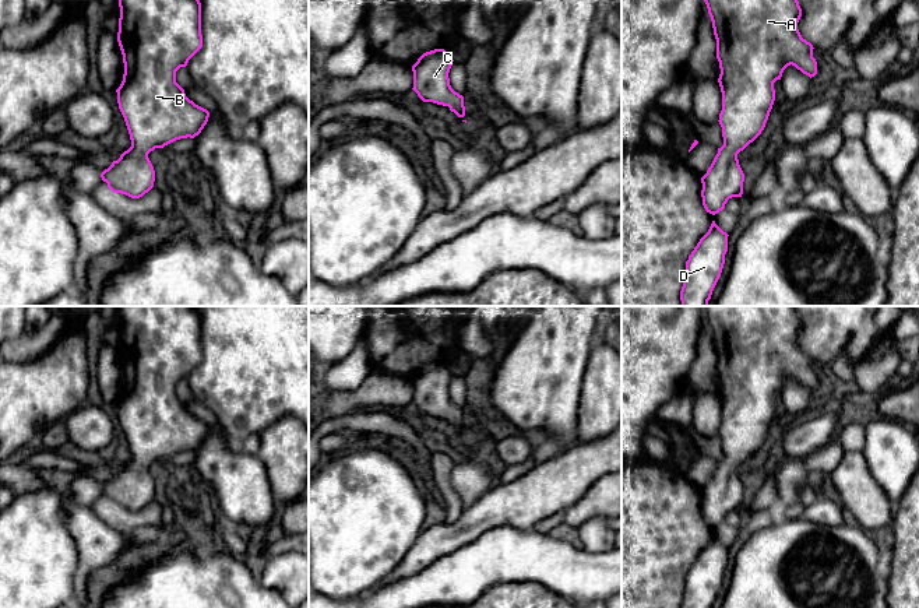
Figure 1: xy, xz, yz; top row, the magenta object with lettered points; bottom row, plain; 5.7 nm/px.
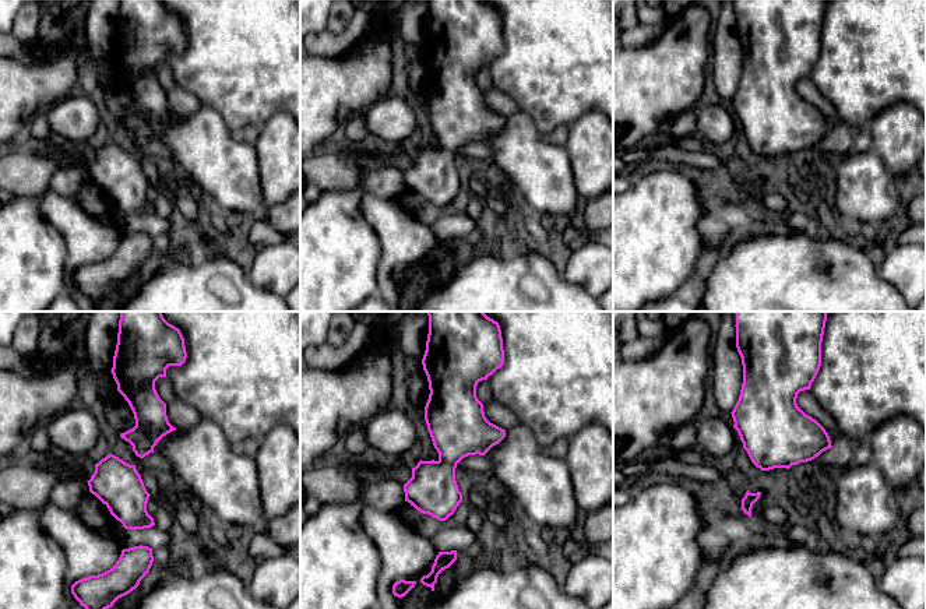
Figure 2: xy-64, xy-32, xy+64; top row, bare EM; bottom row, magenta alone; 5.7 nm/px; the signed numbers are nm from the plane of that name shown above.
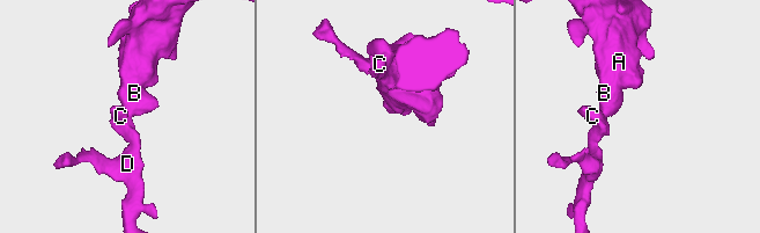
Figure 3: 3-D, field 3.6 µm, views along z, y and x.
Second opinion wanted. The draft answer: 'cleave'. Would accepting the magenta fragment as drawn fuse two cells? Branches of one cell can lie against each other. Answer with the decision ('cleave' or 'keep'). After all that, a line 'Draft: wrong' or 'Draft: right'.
keep
Draft: wrong

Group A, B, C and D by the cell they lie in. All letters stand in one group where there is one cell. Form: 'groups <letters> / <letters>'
groups A B C D

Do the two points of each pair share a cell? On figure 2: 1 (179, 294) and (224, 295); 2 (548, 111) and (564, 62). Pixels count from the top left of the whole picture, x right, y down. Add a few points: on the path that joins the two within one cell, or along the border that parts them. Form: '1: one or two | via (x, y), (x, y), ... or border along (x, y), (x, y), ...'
1: one | via (190, 295), (212, 295)
2: one | via (552, 98), (555, 74)

